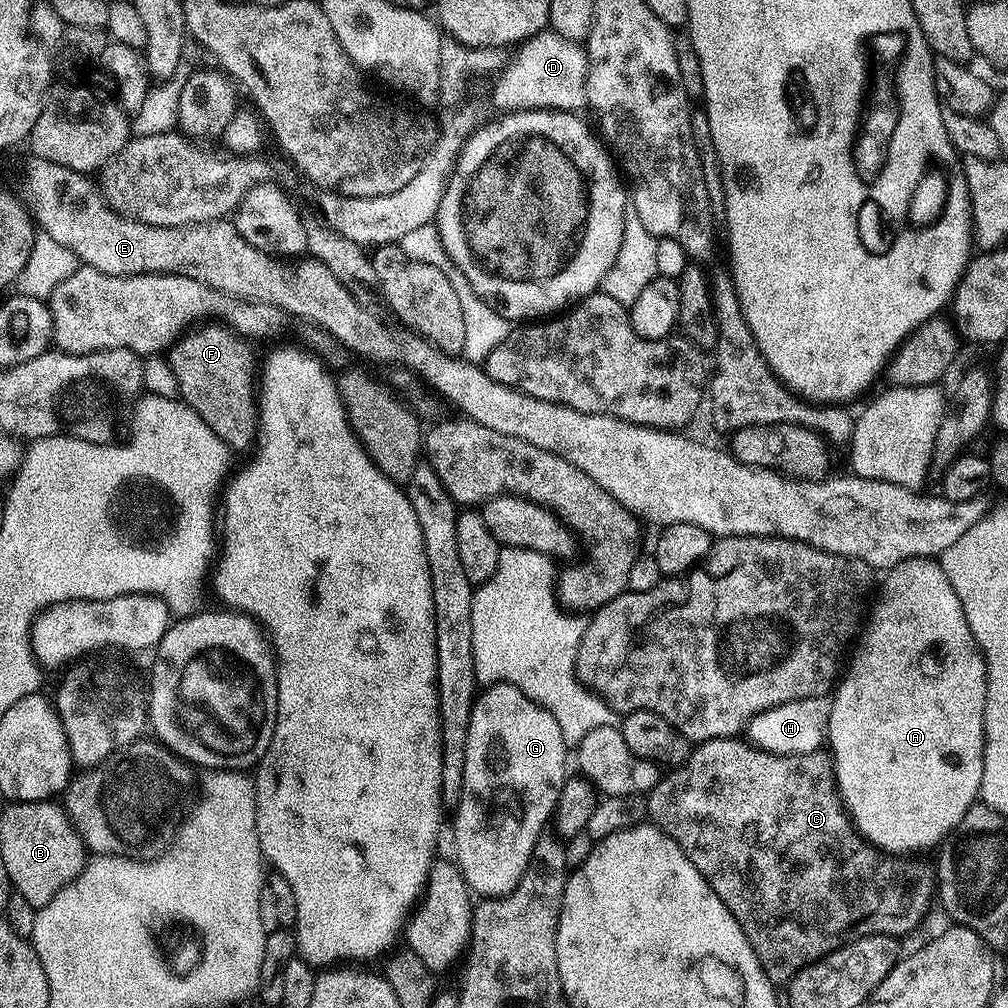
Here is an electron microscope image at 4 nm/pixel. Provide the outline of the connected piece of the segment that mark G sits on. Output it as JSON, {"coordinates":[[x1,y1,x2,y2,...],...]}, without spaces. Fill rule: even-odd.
{"coordinates":[[489,684,477,695,472,706,468,737,466,738,464,785,462,786,460,801,454,805,456,817,452,820,452,844,456,847,454,863,460,869,461,874,464,875,464,880,468,883,469,889,477,897,491,898,494,896,505,896,514,890,514,886,518,886,518,882,530,862,530,854,534,850,534,842,538,842,538,838,545,835,546,828,544,828,544,823,547,820,549,823,553,819,556,811,556,803,566,779,564,767,567,766,568,760,570,764,570,748,569,745,564,743,562,729,559,728,558,722,554,722,554,714,550,714,545,708,538,706,530,698,526,698,526,694,522,694,522,690,518,690,509,684]]}

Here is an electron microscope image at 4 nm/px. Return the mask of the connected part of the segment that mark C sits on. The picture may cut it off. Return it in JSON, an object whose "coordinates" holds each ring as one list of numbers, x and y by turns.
{"coordinates":[[725,738,723,740,705,740,697,743,688,753,688,759,683,764,673,767,669,774,661,775,660,781,652,787,646,796,646,816,651,823,664,831,680,849,694,862,698,874,706,878,706,882,722,898,726,910,734,914,738,926,746,934,754,954,758,954,758,962,768,979,777,986,787,985,806,966,821,960,834,950,852,940,861,940,867,936,894,936,904,938,907,932,912,932,924,920,928,907,934,904,934,893,937,891,935,875,930,874,930,868,924,864,911,864,911,859,901,858,876,848,861,835,853,823,844,801,840,799,840,790,836,786,836,770,832,767,832,758,827,751,807,752,797,756,779,756,759,748,756,744,744,738]]}

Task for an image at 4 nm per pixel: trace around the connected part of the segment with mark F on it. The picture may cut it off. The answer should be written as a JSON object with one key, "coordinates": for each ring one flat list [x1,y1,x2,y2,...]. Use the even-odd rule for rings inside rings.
{"coordinates":[[212,322,181,336,167,353,179,399,189,404,233,453,251,449,258,436,258,408,254,403,258,360,256,364,248,344,233,329]]}

